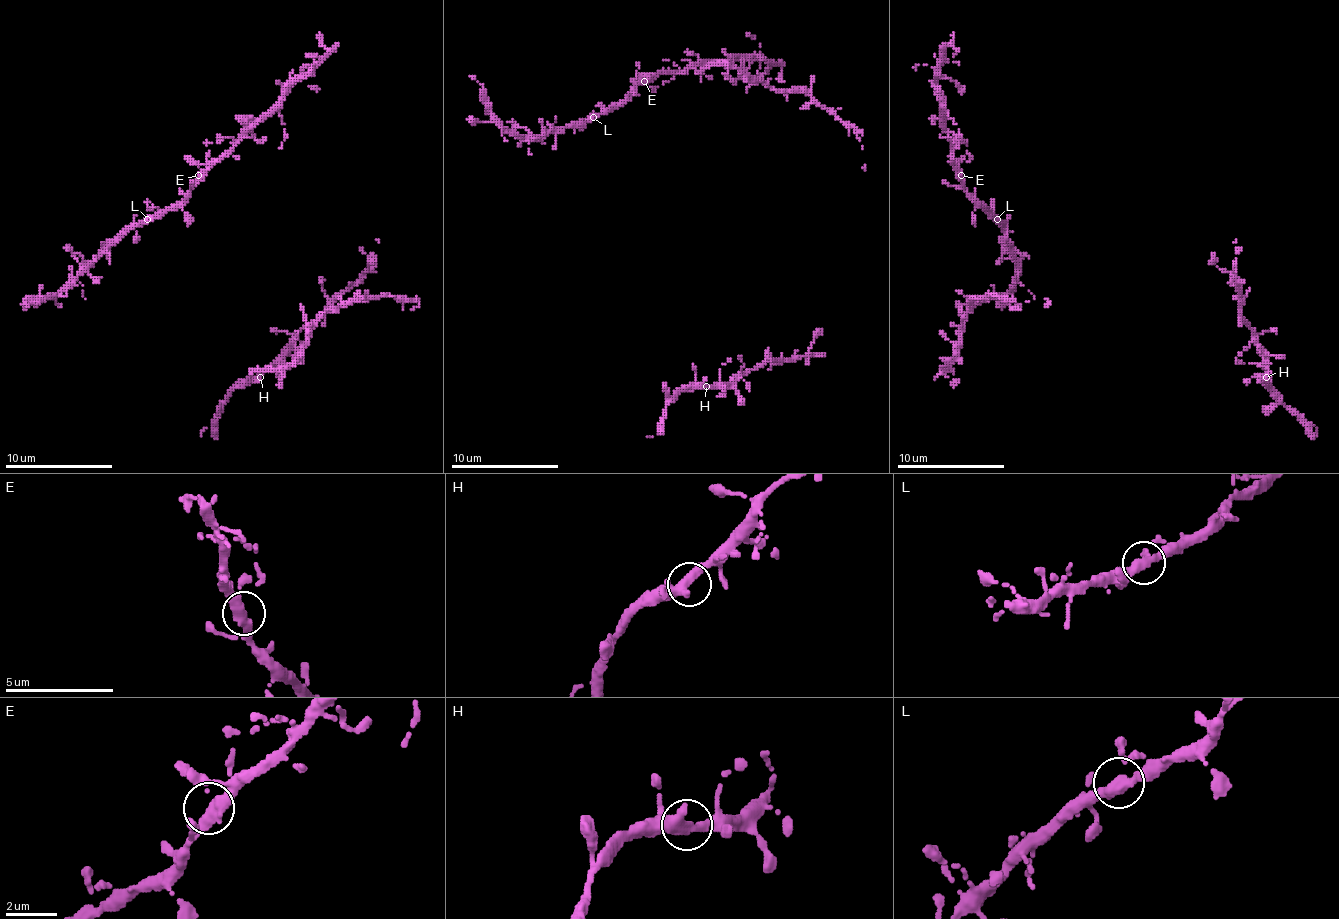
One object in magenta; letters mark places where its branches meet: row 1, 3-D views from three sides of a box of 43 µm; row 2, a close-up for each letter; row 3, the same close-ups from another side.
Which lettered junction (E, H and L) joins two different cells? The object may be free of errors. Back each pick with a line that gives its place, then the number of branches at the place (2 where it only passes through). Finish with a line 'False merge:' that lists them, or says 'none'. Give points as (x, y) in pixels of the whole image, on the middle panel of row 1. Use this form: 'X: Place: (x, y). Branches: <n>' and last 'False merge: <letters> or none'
False merge: none

